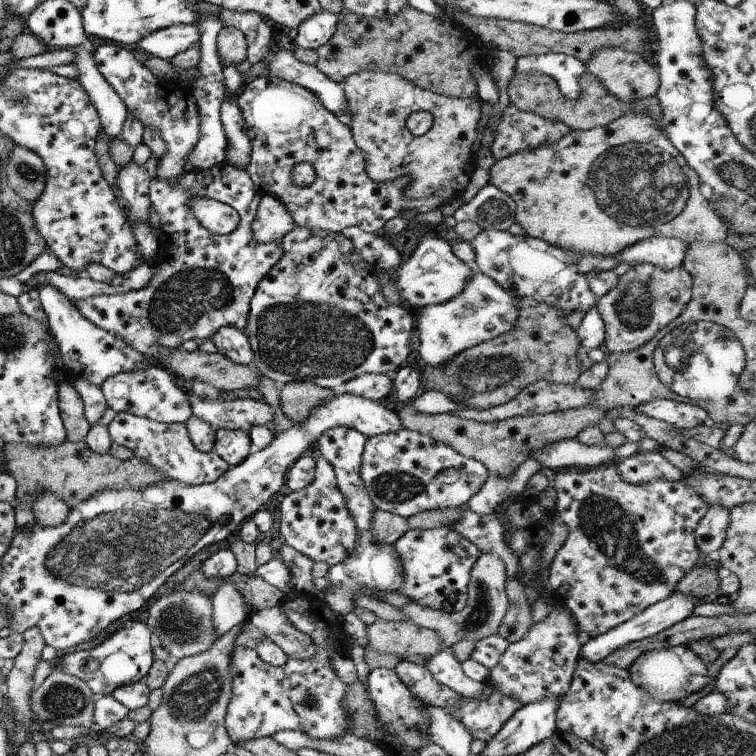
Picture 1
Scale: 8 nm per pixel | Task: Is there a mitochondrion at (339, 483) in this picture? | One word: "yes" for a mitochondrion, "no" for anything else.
no

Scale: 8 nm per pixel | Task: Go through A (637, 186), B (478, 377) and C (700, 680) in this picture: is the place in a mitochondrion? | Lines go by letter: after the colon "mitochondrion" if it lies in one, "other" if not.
A: mitochondrion
B: mitochondrion
C: other

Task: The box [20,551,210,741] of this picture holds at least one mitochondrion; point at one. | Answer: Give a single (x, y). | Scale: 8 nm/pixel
(61, 700)

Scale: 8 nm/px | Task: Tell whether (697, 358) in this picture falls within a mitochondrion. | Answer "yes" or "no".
yes

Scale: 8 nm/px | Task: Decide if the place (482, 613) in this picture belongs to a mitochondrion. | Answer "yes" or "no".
yes

